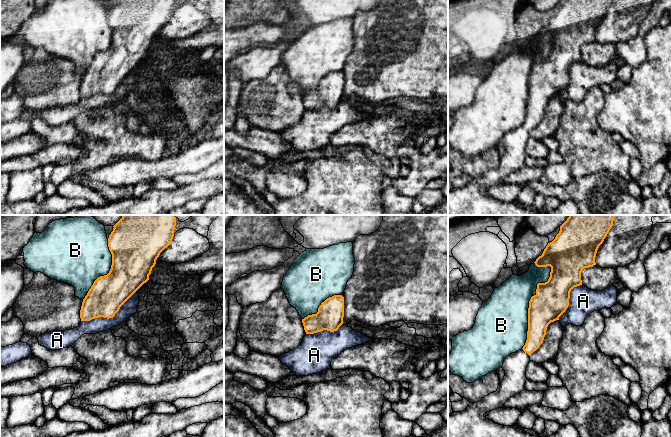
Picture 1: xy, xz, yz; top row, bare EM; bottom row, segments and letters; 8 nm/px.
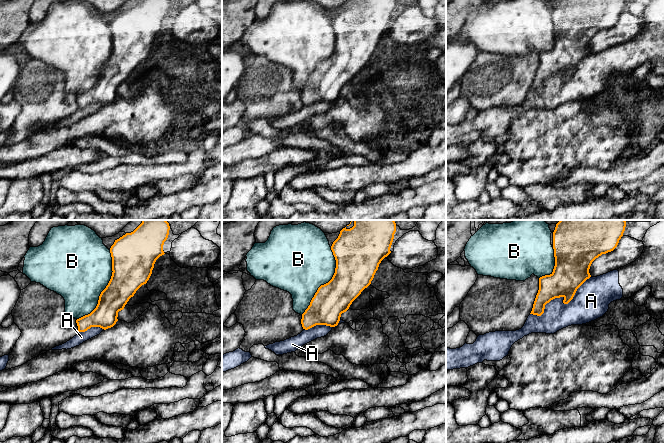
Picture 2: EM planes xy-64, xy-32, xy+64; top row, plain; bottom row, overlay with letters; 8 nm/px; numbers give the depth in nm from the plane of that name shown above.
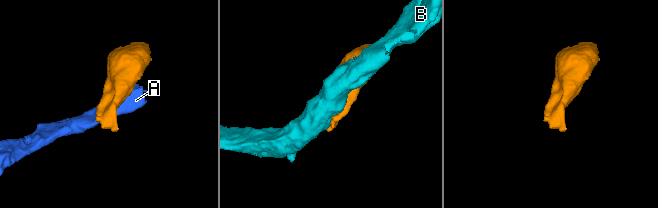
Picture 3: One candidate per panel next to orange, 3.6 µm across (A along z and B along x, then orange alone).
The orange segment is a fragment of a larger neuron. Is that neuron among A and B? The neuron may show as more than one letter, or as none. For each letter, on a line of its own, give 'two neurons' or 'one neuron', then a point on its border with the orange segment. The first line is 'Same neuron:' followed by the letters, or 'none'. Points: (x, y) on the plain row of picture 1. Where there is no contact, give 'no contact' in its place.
Same neuron: none
A: two neurons | xy (110, 93)
B: two neurons | xy (109, 48)

